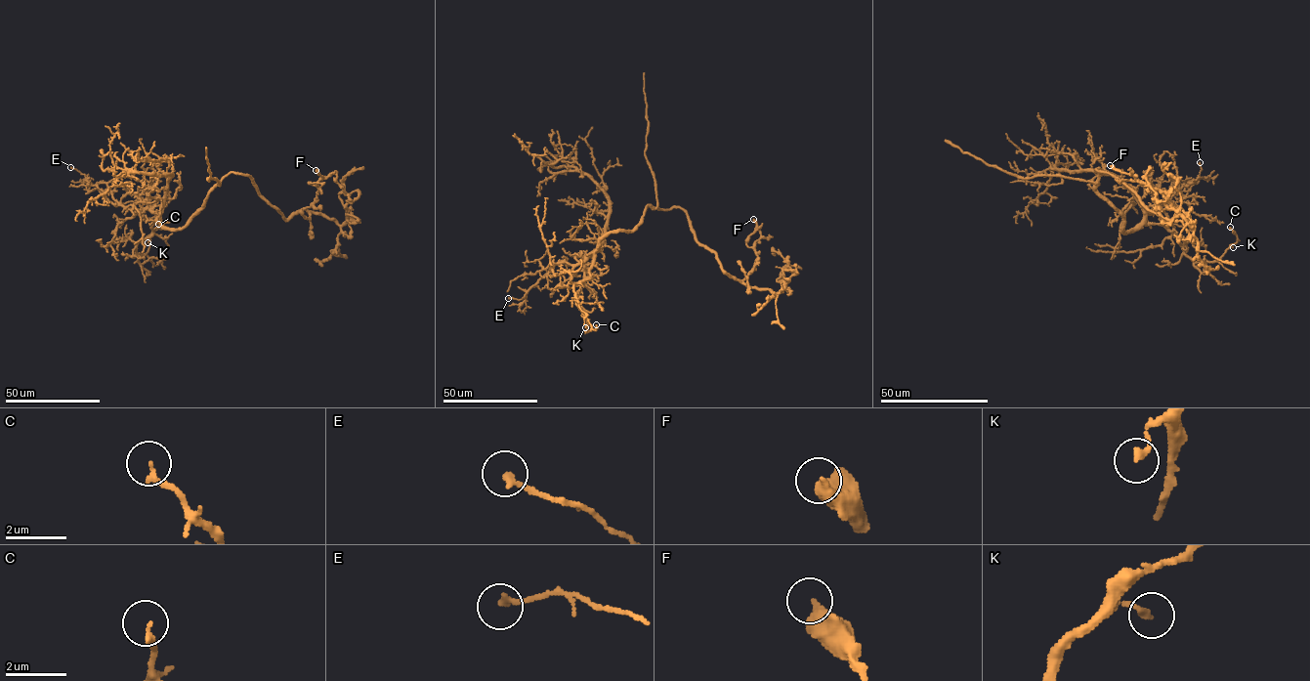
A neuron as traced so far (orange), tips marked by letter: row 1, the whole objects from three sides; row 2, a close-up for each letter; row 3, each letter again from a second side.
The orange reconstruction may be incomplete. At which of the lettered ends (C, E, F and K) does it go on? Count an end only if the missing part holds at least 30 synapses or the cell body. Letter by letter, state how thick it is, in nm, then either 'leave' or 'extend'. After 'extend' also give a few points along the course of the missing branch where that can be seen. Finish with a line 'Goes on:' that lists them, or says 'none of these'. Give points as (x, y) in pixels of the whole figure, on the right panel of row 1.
C: 200 nm | leave
E: 190 nm | leave
F: 360 nm | leave
K: 200 nm | leave
Goes on: none of these

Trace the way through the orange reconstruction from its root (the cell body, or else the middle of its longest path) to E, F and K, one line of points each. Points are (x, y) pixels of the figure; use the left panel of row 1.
E: (207, 195), (182, 228), (169, 229), (156, 212), (122, 206), (105, 183), (87, 185), (84, 175), (70, 167)
F: (207, 195), (231, 173), (247, 175), (257, 191), (288, 220), (314, 201), (323, 177), (316, 170)
K: (207, 195), (182, 228), (164, 229), (156, 222), (152, 234), (137, 245), (137, 255), (147, 251), (147, 242)

